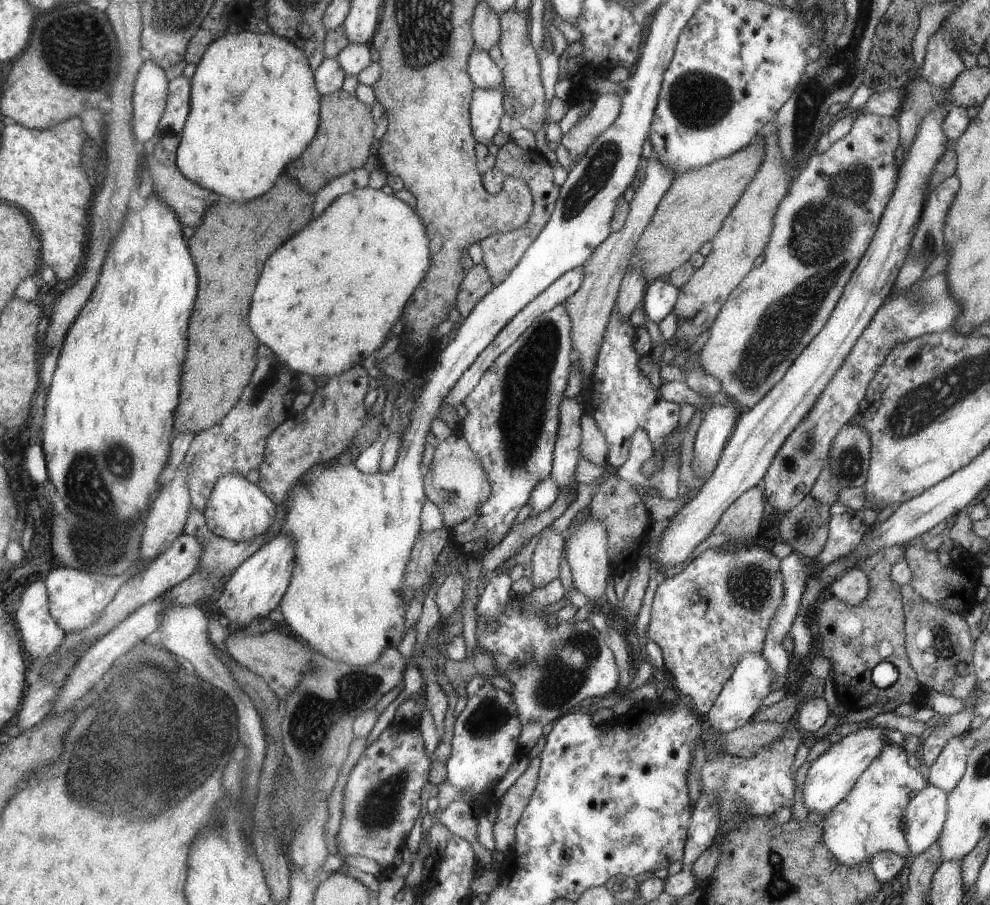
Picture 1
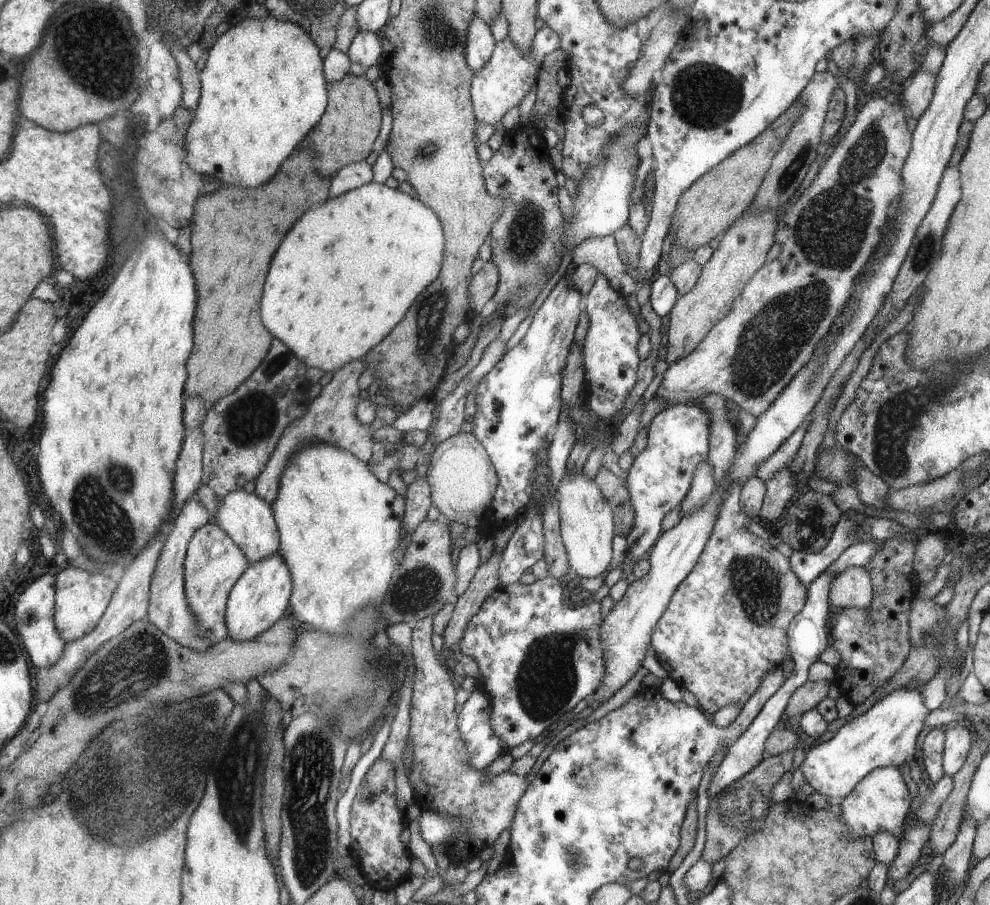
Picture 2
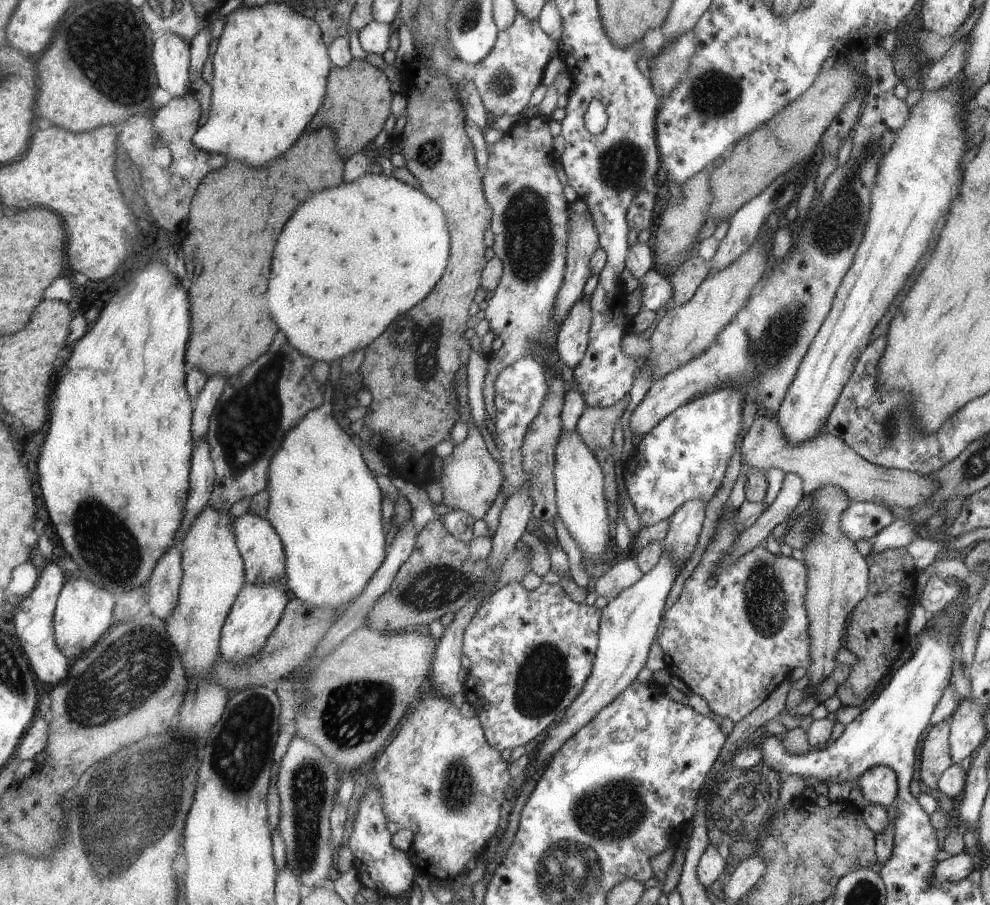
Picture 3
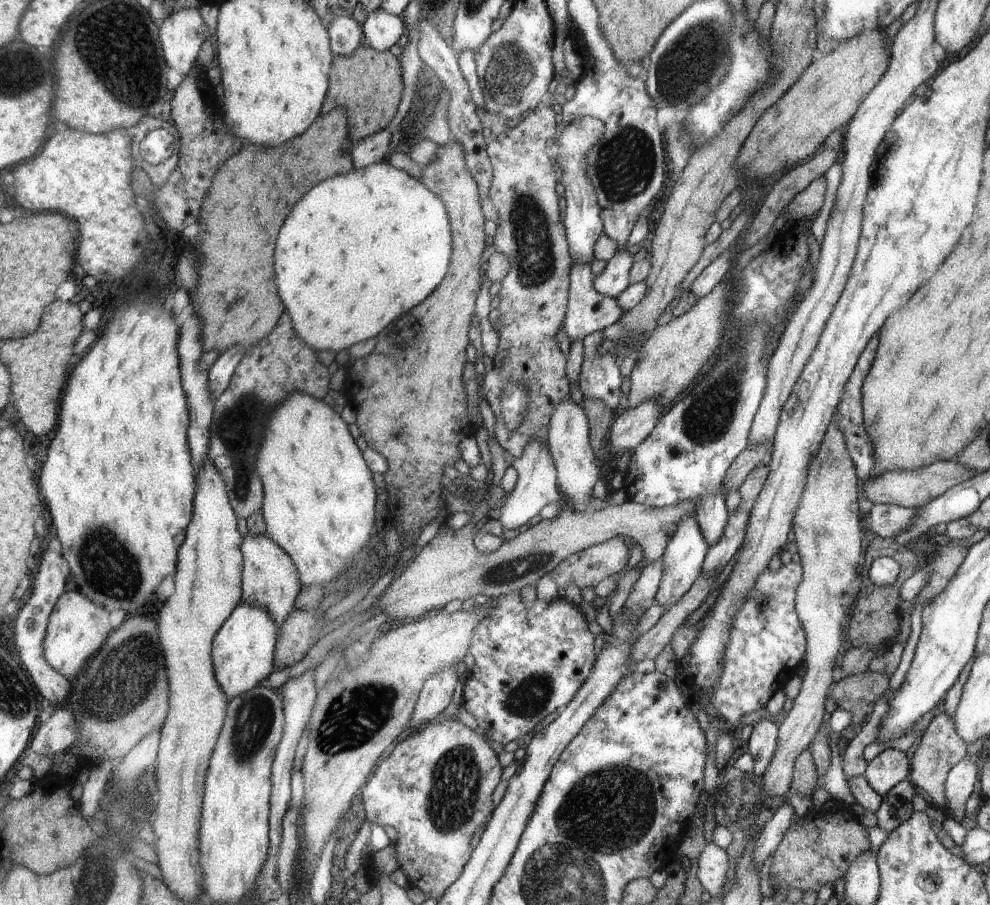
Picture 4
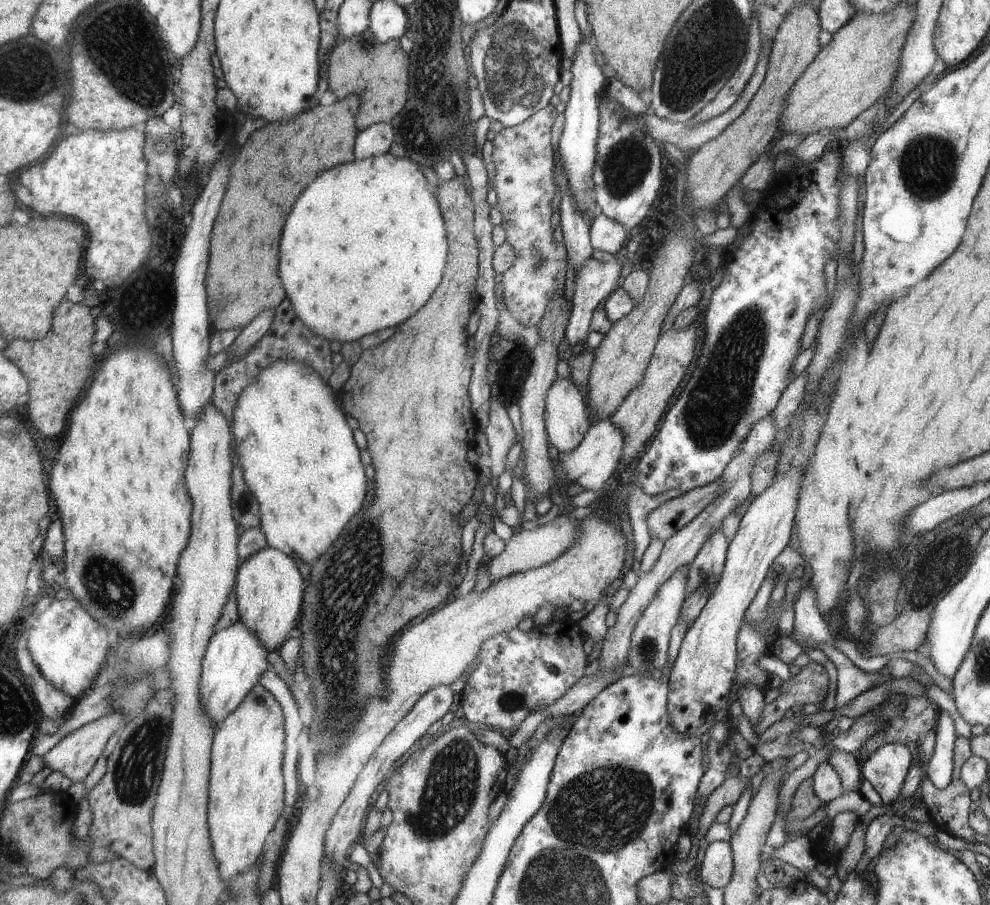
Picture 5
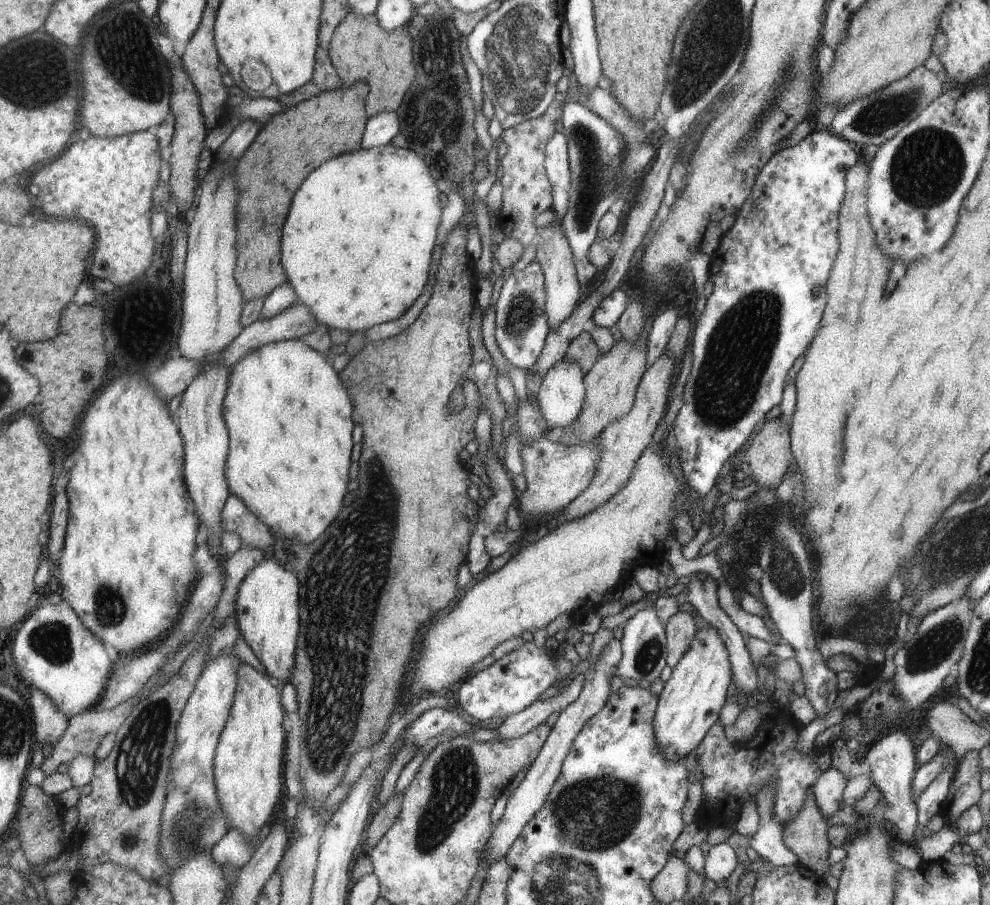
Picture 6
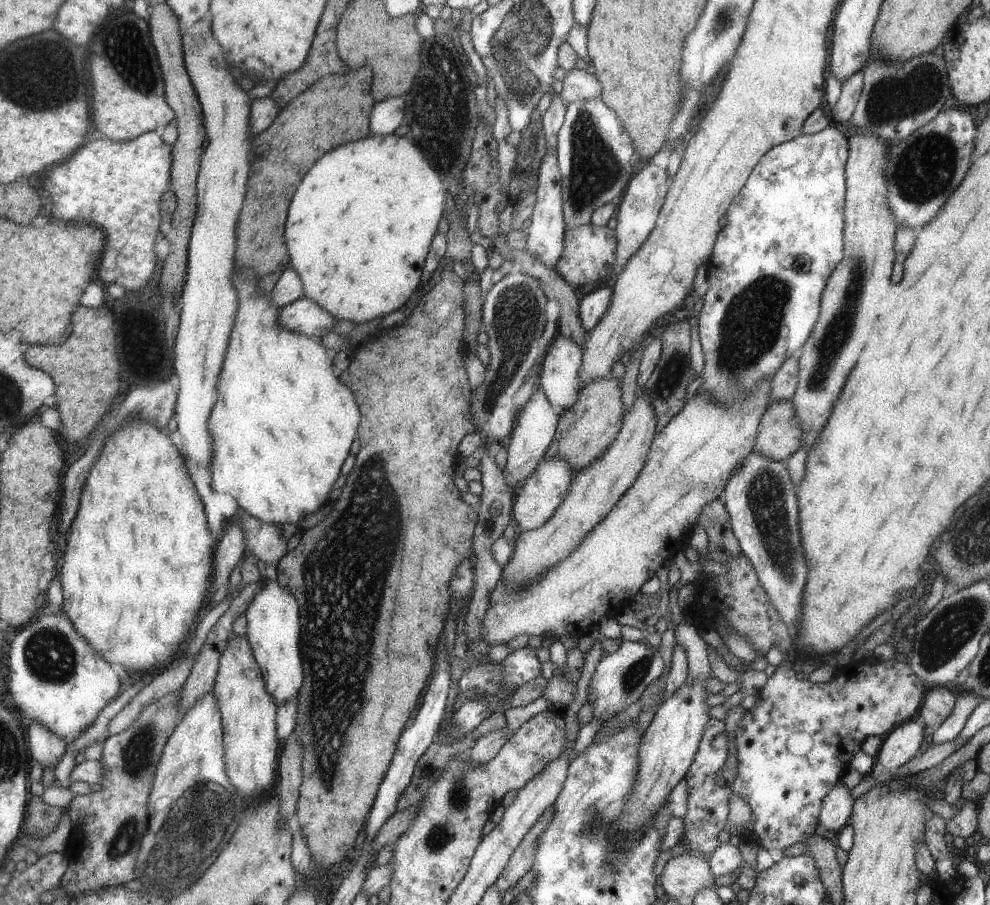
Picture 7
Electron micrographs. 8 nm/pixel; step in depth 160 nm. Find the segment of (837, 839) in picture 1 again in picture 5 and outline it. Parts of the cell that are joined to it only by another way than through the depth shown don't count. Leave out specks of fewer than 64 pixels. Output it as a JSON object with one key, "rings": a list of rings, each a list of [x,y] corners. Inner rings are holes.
{"rings":[[[885,743],[876,748],[860,765],[860,776],[870,782],[883,805],[890,806],[905,784],[911,754],[907,746]]]}

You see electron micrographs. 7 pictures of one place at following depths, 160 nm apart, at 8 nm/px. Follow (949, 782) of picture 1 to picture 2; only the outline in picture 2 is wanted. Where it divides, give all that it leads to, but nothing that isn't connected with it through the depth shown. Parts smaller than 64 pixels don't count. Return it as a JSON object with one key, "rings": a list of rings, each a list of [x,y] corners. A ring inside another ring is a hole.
{"rings":[[[957,722],[944,732],[942,769],[944,775],[953,776],[963,766],[973,742],[973,731],[967,722]]]}

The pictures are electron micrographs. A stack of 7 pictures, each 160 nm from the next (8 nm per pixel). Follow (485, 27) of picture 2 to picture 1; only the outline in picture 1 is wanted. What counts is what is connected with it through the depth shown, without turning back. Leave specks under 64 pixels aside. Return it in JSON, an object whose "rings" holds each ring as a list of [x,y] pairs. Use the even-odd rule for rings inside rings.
{"rings":[[[474,46],[468,59],[470,79],[475,86],[486,89],[502,84],[502,71],[497,68],[491,55],[485,50]]]}

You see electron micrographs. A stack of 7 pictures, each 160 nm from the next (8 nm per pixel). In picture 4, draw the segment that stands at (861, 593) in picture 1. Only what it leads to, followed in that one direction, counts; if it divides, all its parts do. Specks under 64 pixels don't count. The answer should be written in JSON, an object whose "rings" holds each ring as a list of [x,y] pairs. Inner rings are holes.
{"rings":[[[835,411],[832,421],[826,428],[825,438],[808,468],[807,483],[794,518],[794,535],[792,538],[796,542],[797,553],[800,556],[799,563],[802,565],[802,580],[798,584],[794,607],[806,635],[807,647],[805,654],[802,656],[806,666],[805,675],[801,678],[799,692],[792,700],[792,707],[785,714],[783,721],[777,724],[778,738],[774,756],[760,776],[762,778],[762,789],[767,797],[785,797],[787,790],[790,788],[792,768],[796,756],[802,753],[805,748],[808,748],[813,736],[817,734],[817,728],[822,722],[821,716],[824,713],[823,703],[826,700],[826,692],[832,683],[831,670],[839,648],[839,636],[841,636],[841,630],[845,630],[847,617],[849,616],[849,613],[845,613],[845,608],[851,610],[853,600],[855,600],[862,582],[862,572],[857,567],[862,551],[859,542],[863,534],[859,529],[858,522],[860,518],[856,502],[857,476],[851,457],[847,453],[846,444],[844,444],[844,434],[836,423],[835,419],[837,418],[838,414]]]}

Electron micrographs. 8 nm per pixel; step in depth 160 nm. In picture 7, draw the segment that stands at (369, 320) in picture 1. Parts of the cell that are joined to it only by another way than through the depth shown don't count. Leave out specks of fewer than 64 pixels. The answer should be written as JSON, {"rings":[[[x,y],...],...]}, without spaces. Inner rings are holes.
{"rings":[[[393,133],[367,135],[363,138],[340,144],[325,152],[314,162],[310,170],[306,172],[305,178],[298,184],[290,204],[285,226],[285,242],[289,252],[288,263],[291,264],[291,268],[301,279],[304,296],[314,301],[315,304],[321,306],[328,313],[331,313],[331,316],[360,325],[366,320],[379,317],[379,314],[393,312],[393,310],[404,307],[405,302],[408,302],[409,296],[413,294],[413,290],[419,284],[421,266],[423,266],[425,254],[429,250],[431,238],[435,236],[437,224],[441,220],[443,204],[445,204],[445,188],[443,188],[443,184],[439,180],[438,173],[435,172],[435,169],[423,156],[423,152],[414,141],[407,140],[405,136],[398,137]]]}

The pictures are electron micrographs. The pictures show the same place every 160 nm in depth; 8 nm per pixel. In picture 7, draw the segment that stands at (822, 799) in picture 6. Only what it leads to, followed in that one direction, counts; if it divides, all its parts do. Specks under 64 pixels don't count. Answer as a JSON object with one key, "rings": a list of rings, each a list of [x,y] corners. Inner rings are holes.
{"rings":[[[835,784],[831,792],[827,794],[818,816],[820,831],[838,834],[849,824],[852,805],[849,792],[847,787],[837,788]]]}

